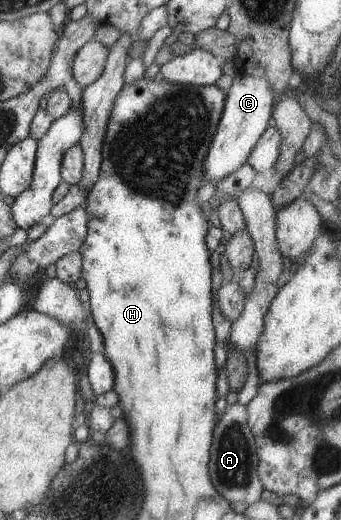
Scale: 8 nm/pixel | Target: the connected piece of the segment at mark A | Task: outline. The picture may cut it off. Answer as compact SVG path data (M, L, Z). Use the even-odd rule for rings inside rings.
M239 403L227 404L223 414L216 419L209 445L208 475L213 488L230 502L253 504L260 499L262 486L257 472L254 438L247 428L247 410Z

